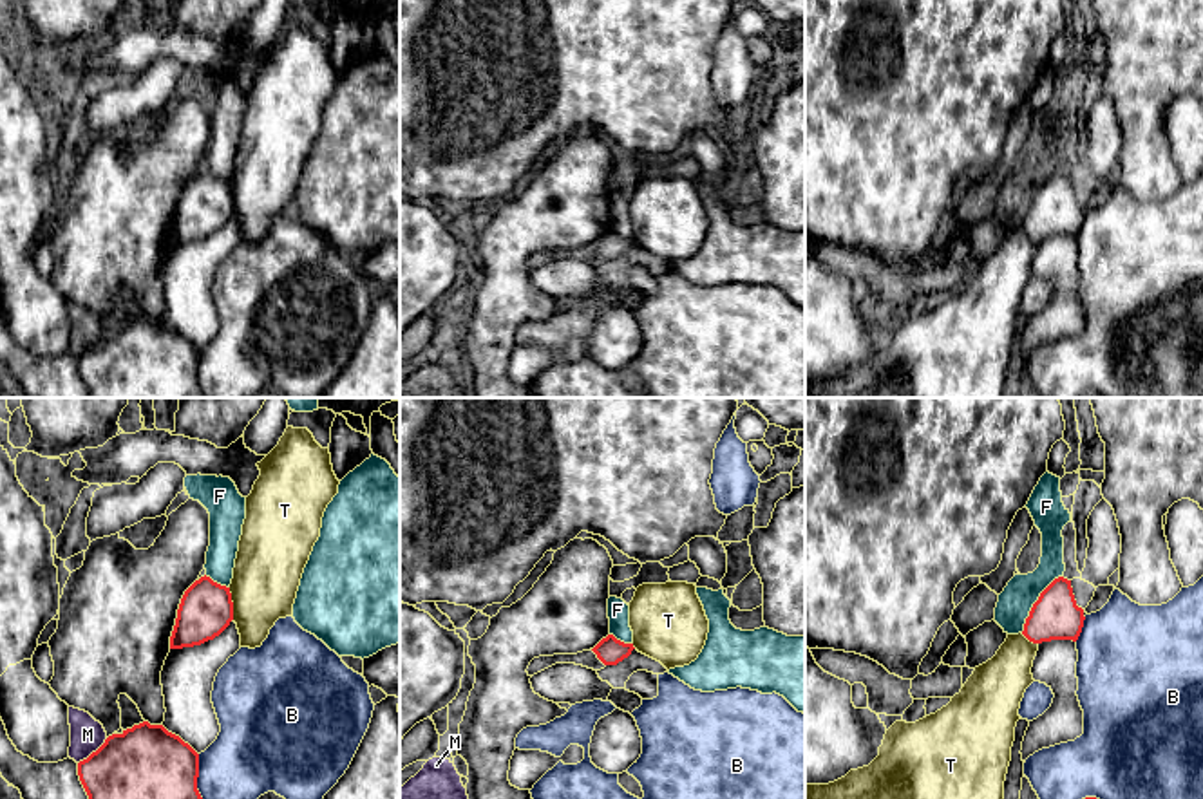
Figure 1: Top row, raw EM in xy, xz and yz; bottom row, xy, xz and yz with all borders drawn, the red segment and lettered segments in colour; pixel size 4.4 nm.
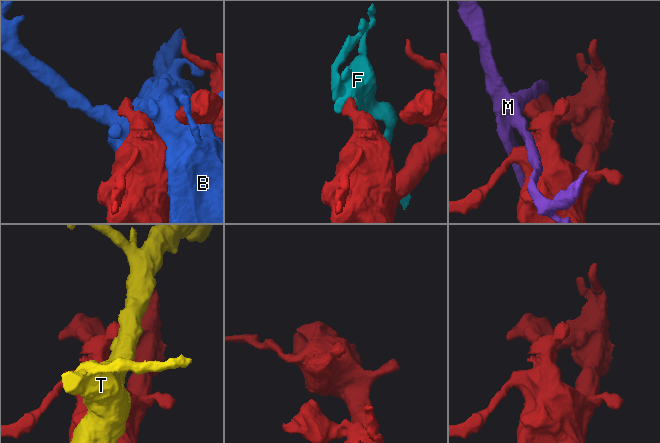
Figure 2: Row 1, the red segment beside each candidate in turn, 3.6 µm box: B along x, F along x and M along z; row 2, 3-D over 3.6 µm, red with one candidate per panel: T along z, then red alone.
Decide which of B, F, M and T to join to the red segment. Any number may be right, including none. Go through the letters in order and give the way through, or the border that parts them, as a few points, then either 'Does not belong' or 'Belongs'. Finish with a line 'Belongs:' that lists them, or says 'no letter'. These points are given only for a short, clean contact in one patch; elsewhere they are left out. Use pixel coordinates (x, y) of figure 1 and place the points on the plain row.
B: Does not belong
F: Boundary: yz (1060, 170), (1041, 188), (1021, 226). Does not belong
M: Does not belong
T: Boundary: xy (228, 183), (234, 214). Does not belong
Belongs: no letter

